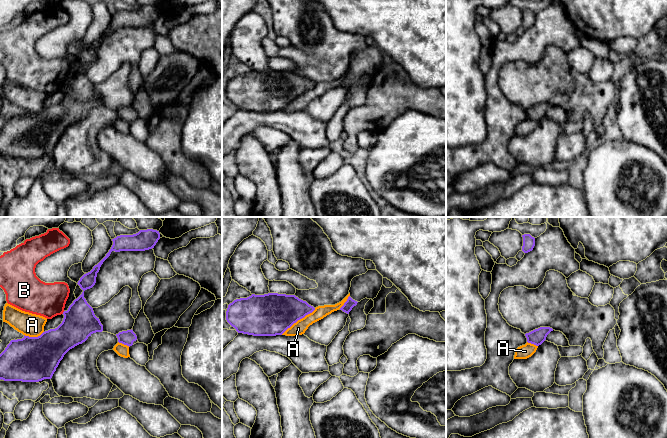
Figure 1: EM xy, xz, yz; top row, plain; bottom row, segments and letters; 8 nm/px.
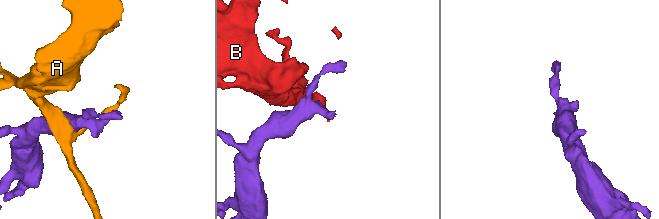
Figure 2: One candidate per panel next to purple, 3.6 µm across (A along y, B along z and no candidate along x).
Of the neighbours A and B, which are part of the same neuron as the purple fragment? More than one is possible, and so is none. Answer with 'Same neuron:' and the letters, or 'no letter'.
Same neuron: no letter

